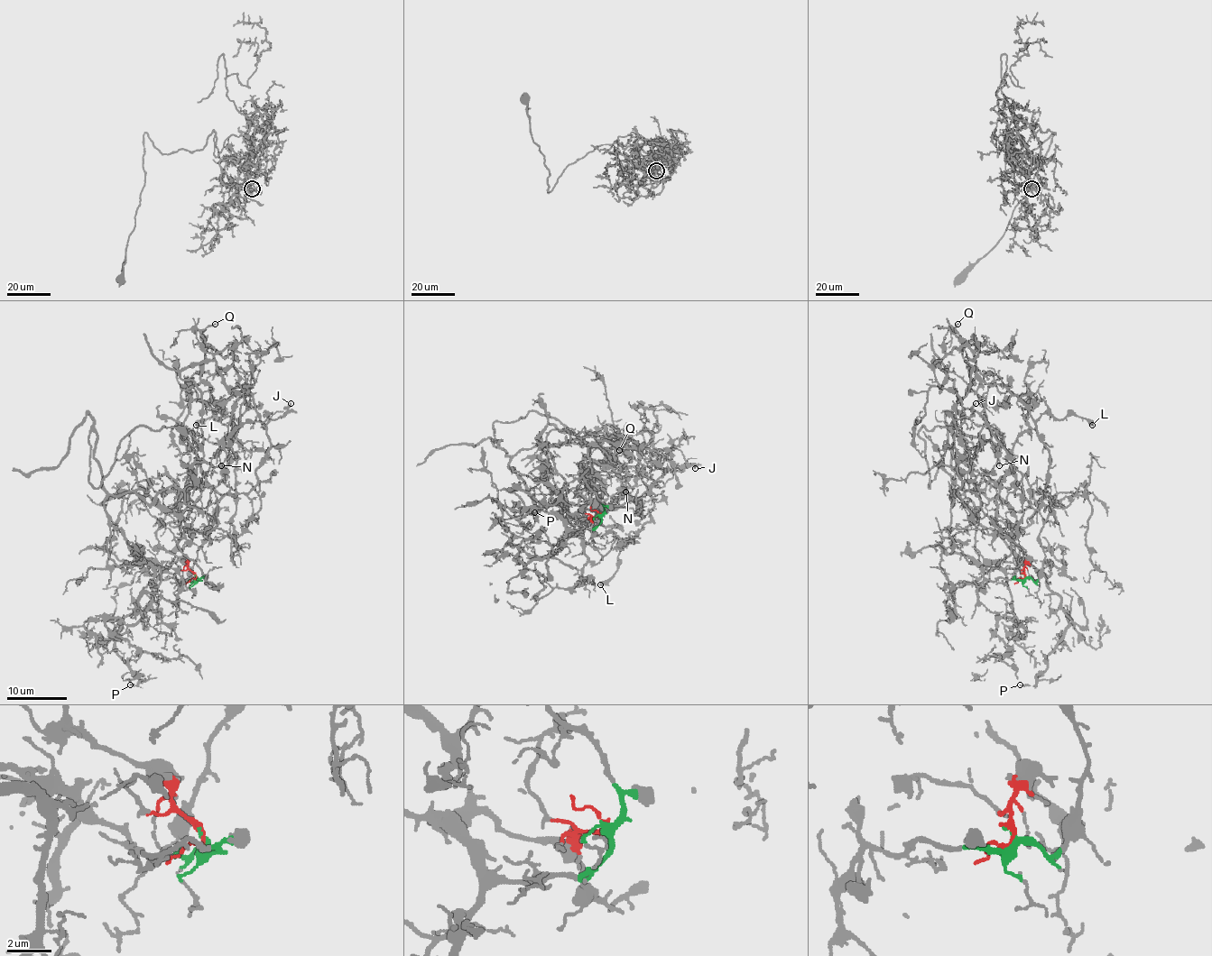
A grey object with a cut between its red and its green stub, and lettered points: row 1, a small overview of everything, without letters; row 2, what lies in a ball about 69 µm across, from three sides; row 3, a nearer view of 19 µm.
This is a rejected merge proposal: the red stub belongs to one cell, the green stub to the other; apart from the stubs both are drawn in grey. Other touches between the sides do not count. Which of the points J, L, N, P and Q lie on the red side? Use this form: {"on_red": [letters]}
{"on_red": ["J", "L", "N"]}

